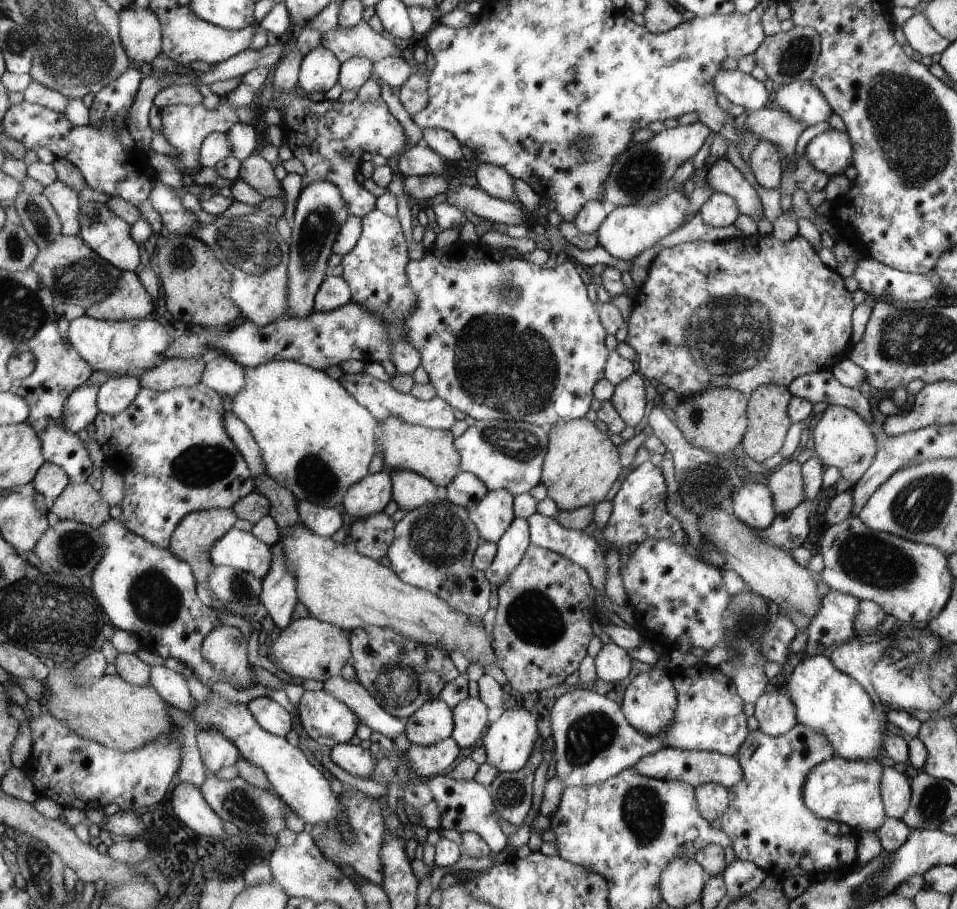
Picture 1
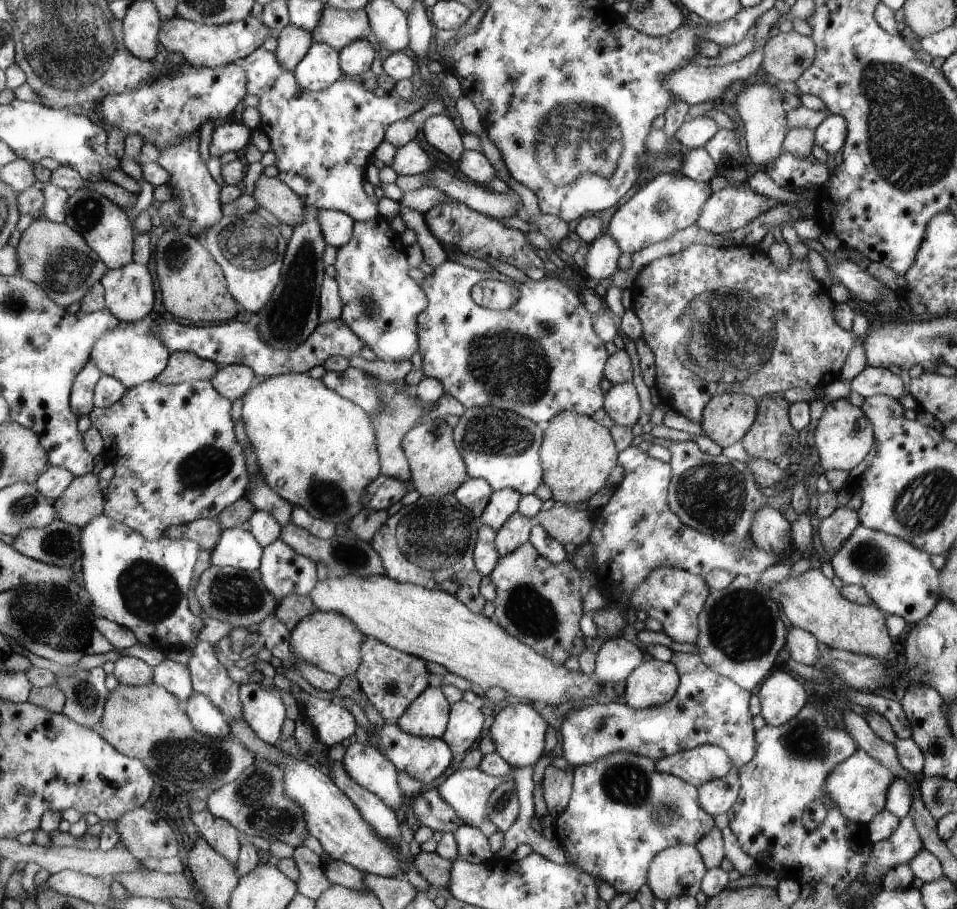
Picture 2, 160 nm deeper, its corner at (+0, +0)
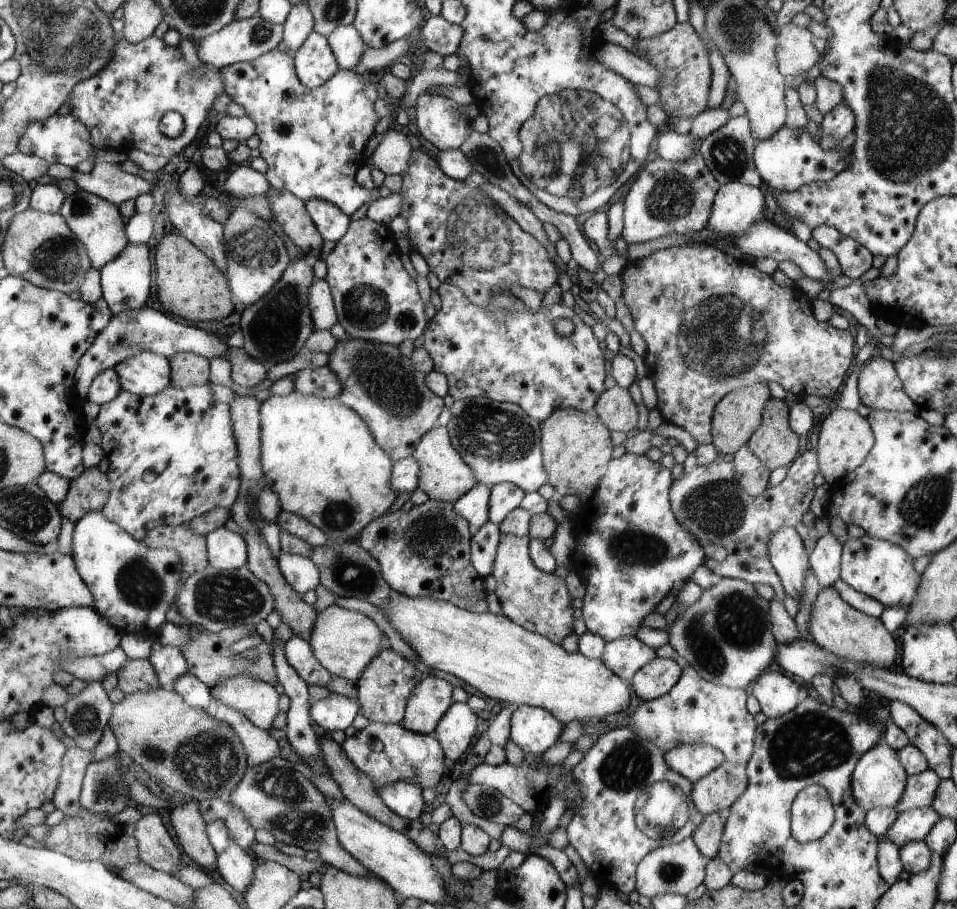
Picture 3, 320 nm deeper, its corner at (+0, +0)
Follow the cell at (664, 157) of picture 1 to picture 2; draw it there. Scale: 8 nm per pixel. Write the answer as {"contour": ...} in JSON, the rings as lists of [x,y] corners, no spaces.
{"contour":[[[698,115],[694,119],[686,120],[677,130],[675,138],[688,149],[703,147],[715,136],[718,129],[719,125],[712,118]]]}

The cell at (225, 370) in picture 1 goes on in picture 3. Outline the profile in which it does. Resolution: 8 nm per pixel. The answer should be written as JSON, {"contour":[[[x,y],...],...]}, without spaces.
{"contour":[[[232,347],[225,356],[231,364],[231,379],[242,388],[254,388],[268,376],[268,366],[241,355],[241,349]]]}

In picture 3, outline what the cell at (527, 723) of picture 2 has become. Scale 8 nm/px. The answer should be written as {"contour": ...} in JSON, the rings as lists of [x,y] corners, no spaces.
{"contour":[[[520,705],[513,707],[509,738],[524,752],[540,757],[561,740],[564,725],[550,711]]]}

